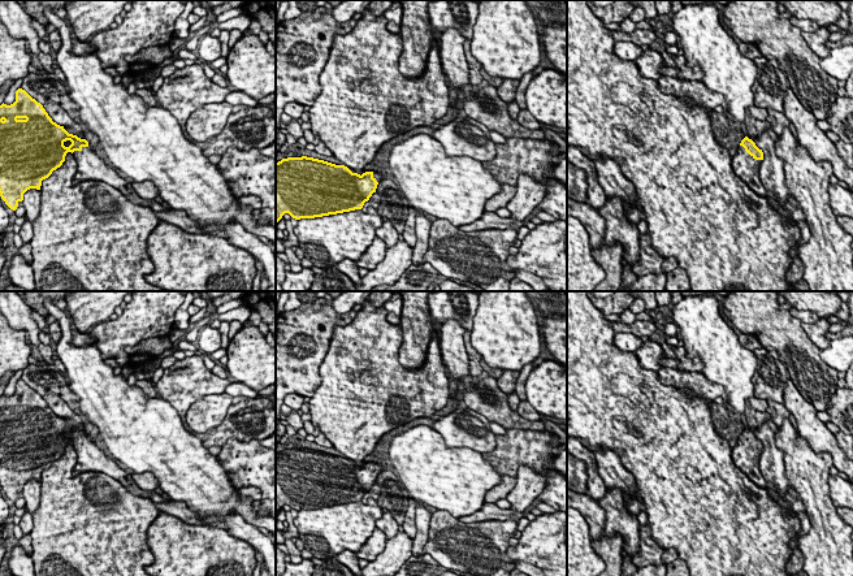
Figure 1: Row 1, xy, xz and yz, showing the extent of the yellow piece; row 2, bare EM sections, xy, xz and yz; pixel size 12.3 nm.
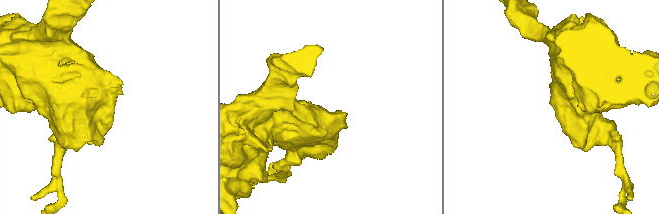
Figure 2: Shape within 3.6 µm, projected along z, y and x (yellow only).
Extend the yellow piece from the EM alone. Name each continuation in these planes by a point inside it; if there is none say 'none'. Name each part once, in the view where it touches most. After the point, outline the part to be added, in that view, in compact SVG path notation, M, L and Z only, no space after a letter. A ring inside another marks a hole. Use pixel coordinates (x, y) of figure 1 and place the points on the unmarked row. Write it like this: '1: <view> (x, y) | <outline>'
1: yz (745, 458) | M739 437L736 446L732 449L732 459L735 464L752 480L755 485L766 488L759 462L762 451L755 451L742 437Z

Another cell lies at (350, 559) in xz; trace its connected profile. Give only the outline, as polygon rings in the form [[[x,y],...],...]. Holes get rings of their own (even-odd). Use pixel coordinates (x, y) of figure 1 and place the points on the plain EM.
[[[345,550],[343,553],[334,556],[339,563],[350,568],[355,575],[360,576],[361,567],[359,566],[359,558],[356,553]]]

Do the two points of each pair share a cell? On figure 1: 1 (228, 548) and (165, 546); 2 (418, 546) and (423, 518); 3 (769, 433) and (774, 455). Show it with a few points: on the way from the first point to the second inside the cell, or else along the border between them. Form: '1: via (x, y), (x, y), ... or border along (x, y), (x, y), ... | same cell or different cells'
1: via (212, 545), (181, 546) | same cell
2: via (420, 540), (421, 524) | same cell
3: via (769, 438), (770, 450) | same cell

